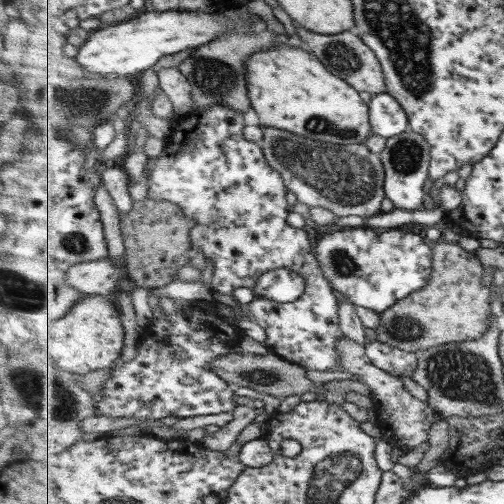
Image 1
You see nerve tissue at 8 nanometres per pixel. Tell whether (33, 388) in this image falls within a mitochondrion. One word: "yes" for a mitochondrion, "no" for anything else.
yes

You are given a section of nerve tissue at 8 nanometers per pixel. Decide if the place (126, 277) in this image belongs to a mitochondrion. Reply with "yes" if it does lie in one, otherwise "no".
no

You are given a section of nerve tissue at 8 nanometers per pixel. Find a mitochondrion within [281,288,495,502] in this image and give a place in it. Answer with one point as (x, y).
(404, 328)

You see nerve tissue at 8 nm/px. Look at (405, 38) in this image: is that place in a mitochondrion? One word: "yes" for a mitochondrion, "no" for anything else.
yes

